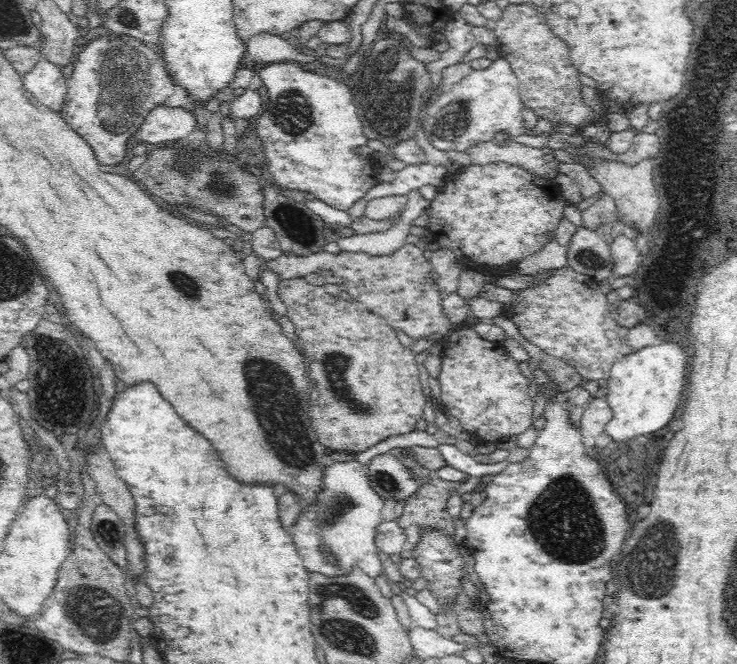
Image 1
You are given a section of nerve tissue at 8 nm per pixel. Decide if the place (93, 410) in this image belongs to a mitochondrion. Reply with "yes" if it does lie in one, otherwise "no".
no

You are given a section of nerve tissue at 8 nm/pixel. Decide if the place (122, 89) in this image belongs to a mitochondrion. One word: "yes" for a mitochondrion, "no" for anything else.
yes

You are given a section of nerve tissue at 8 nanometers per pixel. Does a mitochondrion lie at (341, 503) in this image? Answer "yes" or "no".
yes

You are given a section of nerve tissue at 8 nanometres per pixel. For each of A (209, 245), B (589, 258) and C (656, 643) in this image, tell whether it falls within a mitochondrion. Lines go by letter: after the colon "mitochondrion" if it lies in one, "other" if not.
A: other
B: mitochondrion
C: other

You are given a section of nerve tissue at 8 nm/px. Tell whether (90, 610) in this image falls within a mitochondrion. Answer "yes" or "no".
yes

